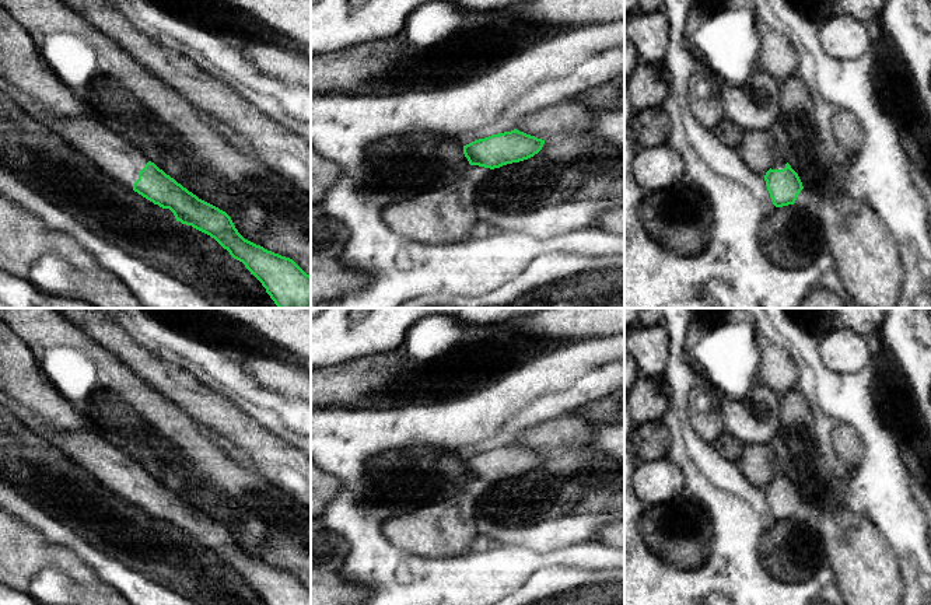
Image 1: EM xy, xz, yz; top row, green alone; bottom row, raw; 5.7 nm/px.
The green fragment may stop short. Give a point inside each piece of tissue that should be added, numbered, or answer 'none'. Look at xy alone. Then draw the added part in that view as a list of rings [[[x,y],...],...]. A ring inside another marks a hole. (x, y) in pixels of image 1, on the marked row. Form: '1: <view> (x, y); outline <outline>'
1: xy (115, 156); outline [[[0,78],[6,105],[21,112],[31,123],[91,160],[105,175],[133,190],[139,172],[150,161],[132,143],[106,126],[92,112],[84,119],[62,119],[29,105]]]

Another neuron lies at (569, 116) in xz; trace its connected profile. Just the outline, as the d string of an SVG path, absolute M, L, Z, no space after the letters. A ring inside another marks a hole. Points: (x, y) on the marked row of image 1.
M563 101L519 118L515 129L542 140L554 134L585 134L596 113L578 101Z

